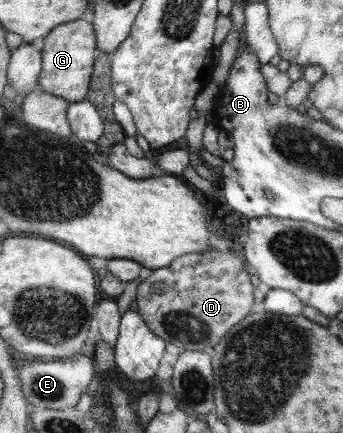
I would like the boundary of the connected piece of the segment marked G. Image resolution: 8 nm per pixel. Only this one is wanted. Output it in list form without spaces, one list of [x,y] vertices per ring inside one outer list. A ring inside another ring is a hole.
[[[76,20],[55,27],[44,38],[41,51],[42,70],[38,74],[37,88],[69,103],[82,101],[88,94],[89,83],[93,76],[92,60],[96,48],[97,40],[94,40],[94,30],[88,21]]]

